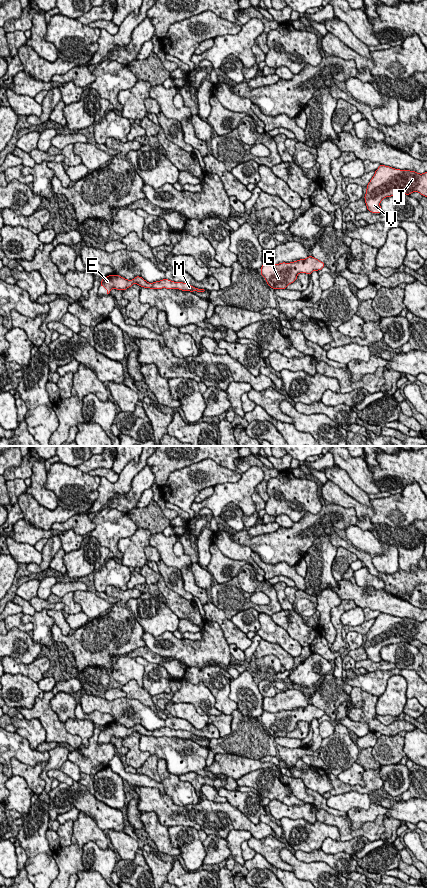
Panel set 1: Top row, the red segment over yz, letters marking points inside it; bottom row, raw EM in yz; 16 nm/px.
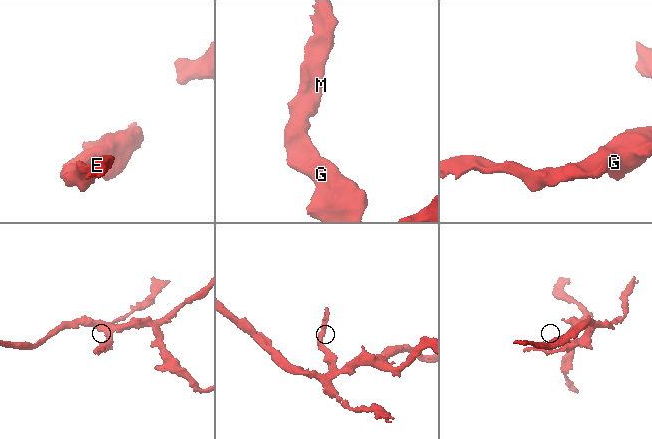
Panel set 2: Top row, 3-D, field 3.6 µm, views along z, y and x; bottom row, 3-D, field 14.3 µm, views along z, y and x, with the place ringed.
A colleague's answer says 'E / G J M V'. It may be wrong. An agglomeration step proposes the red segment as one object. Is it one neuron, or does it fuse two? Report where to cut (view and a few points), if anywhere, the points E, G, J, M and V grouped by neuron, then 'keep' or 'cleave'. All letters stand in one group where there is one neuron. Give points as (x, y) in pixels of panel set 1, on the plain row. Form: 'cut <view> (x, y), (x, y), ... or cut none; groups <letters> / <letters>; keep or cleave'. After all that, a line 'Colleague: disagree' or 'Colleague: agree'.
cut none; groups E G J M V; keep
Colleague: disagree

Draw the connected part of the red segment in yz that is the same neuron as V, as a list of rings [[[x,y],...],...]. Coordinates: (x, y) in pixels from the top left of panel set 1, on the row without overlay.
[[[381,613],[367,633],[364,644],[368,659],[382,661],[380,650],[394,643],[419,640],[427,645],[427,620],[419,622],[415,619],[400,618]]]

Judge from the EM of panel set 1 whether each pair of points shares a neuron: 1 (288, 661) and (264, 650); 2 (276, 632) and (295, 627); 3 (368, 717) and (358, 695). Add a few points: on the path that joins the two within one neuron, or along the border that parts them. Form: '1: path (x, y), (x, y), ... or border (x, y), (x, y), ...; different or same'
1: path (282, 655), (277, 650), (270, 650); same
2: border (270, 616), (275, 623), (281, 626), (301, 645); different
3: path (368, 711), (368, 703), (364, 699); same

